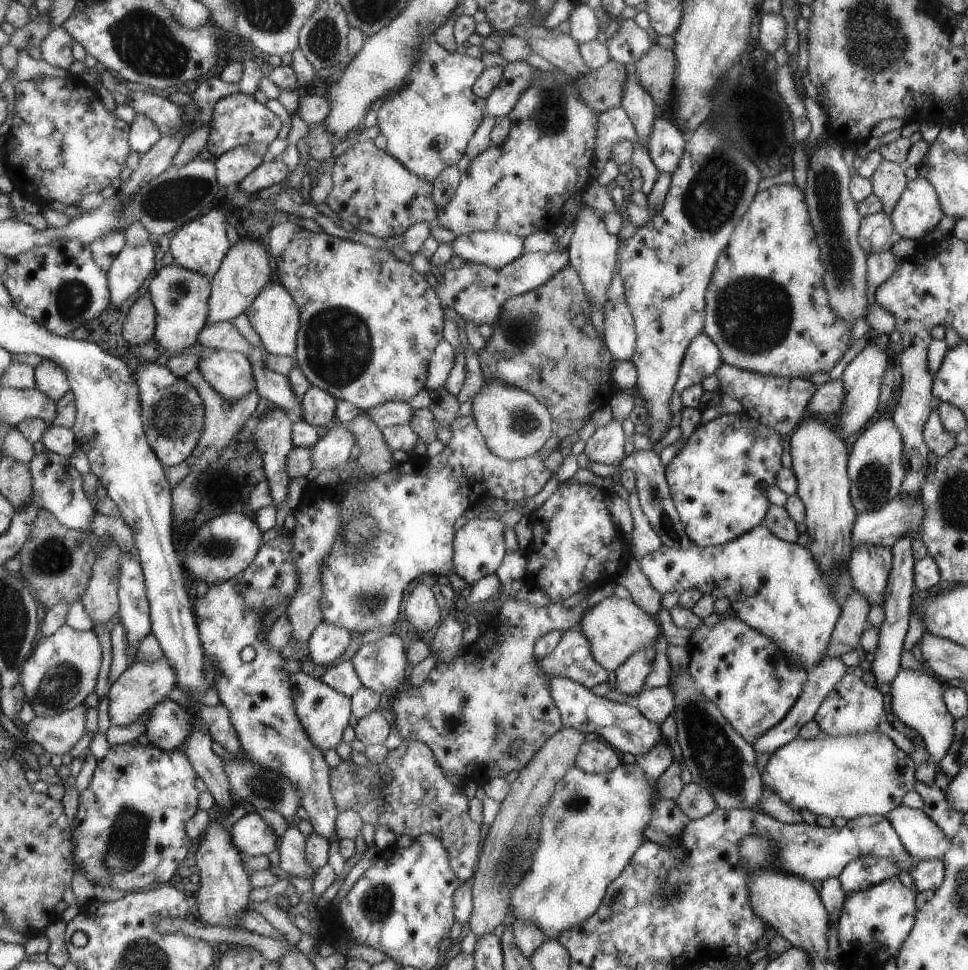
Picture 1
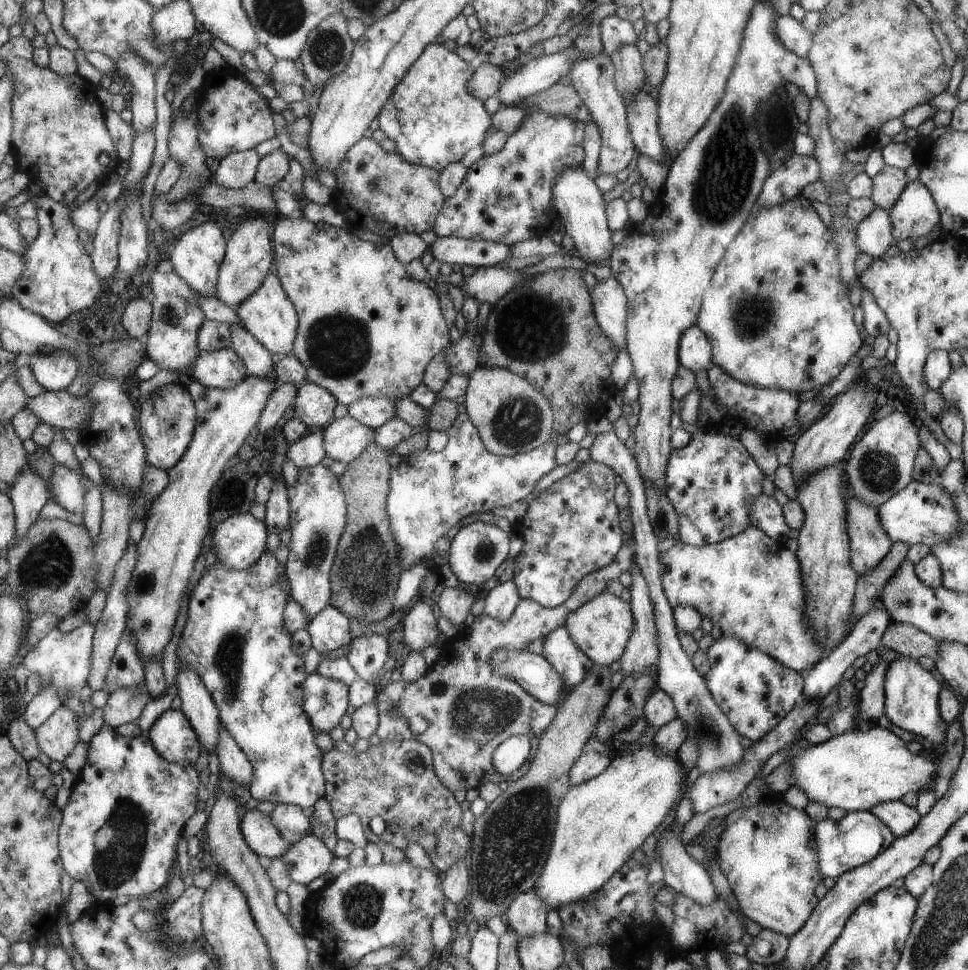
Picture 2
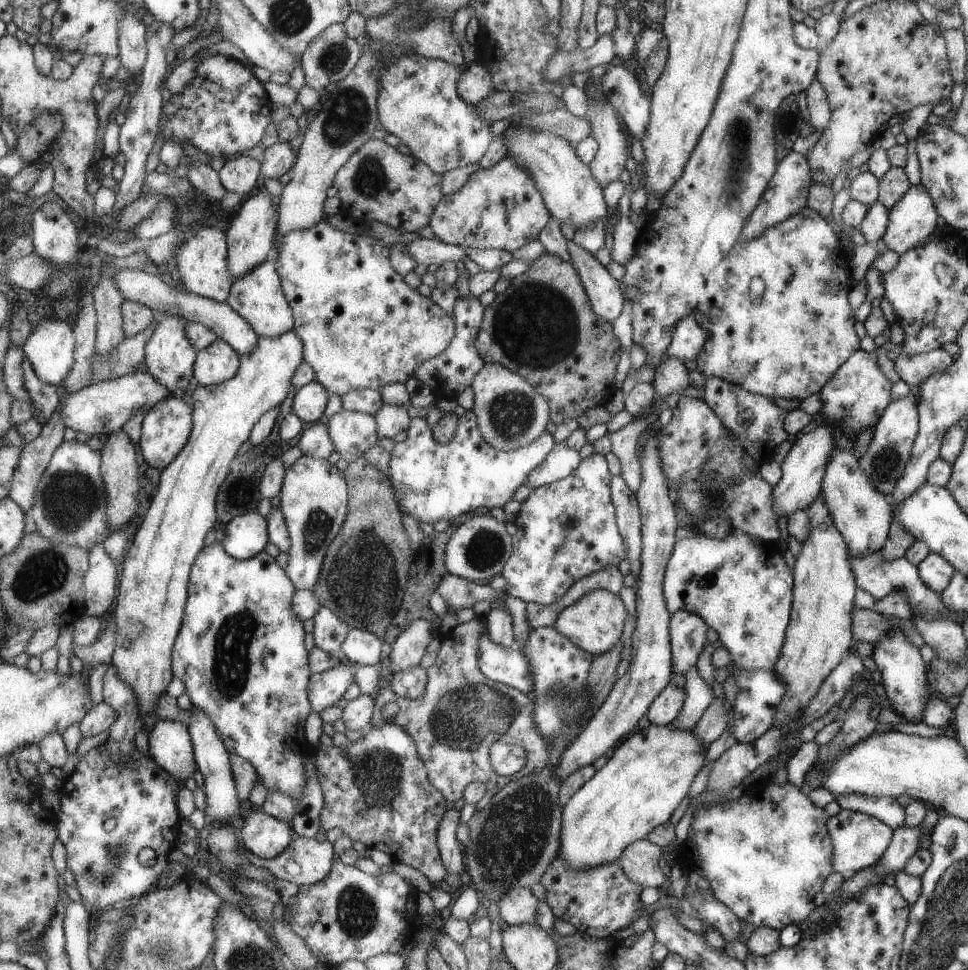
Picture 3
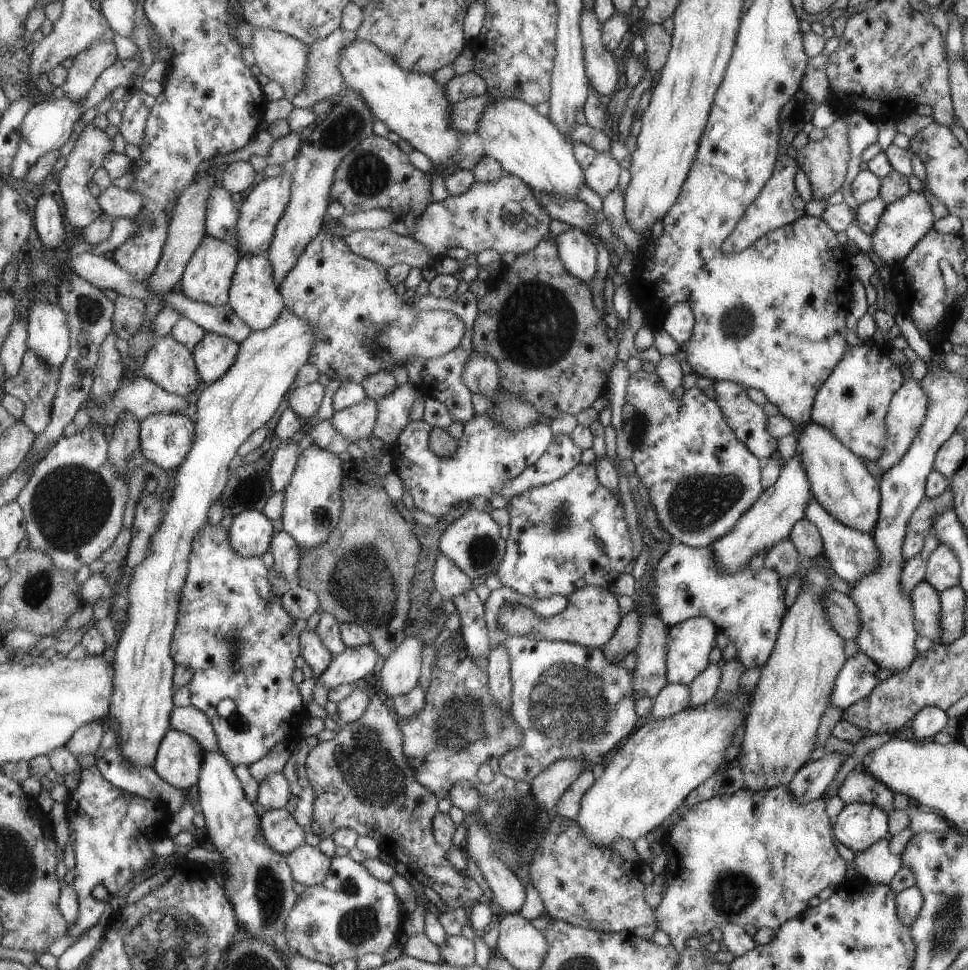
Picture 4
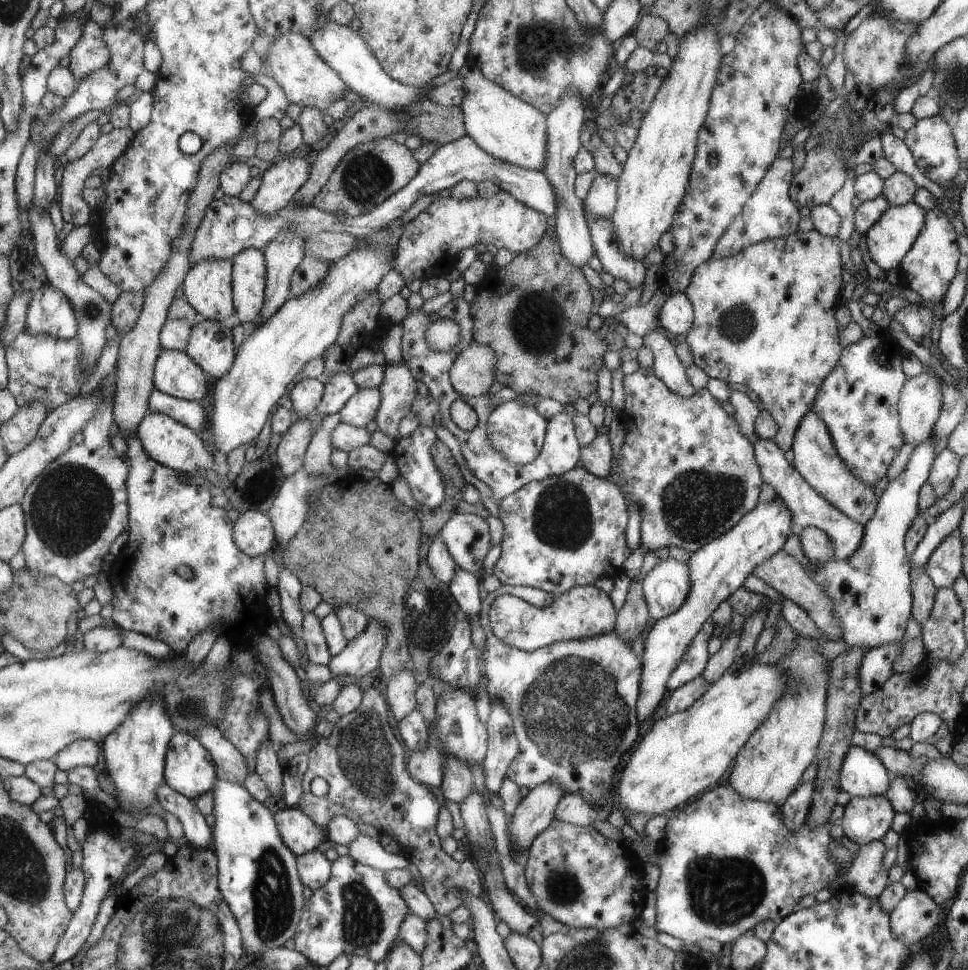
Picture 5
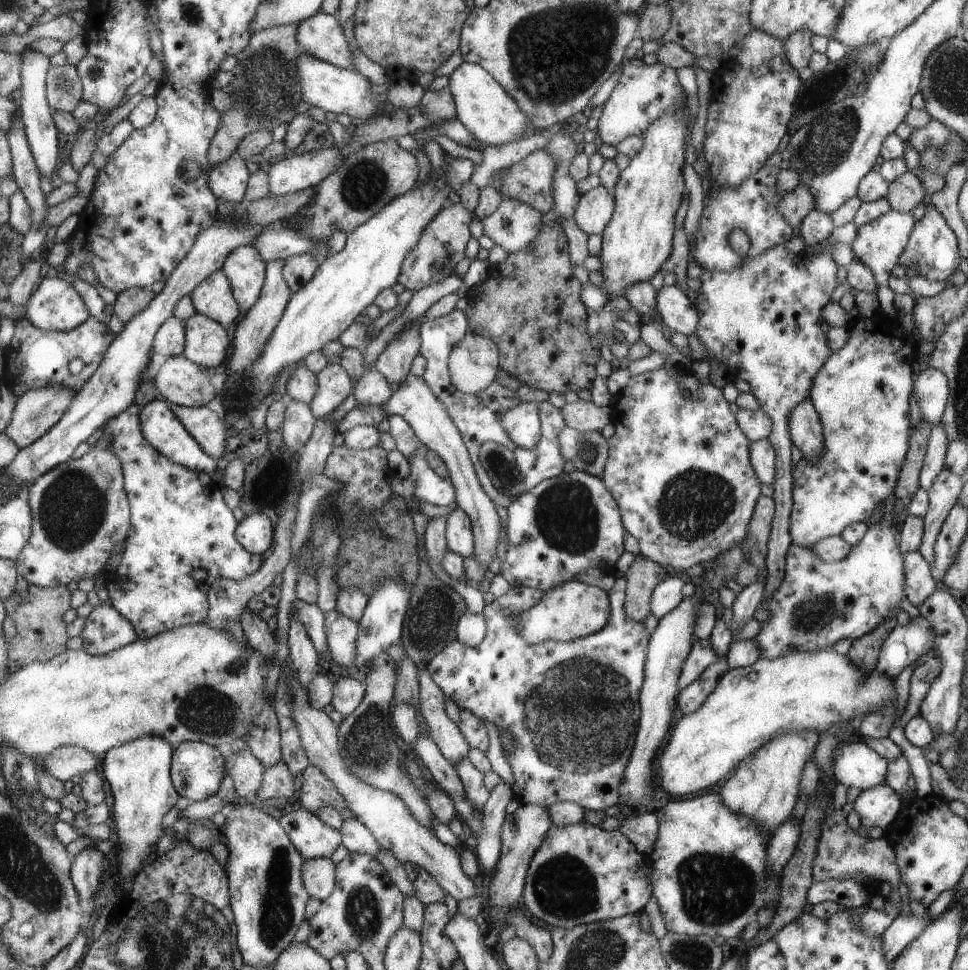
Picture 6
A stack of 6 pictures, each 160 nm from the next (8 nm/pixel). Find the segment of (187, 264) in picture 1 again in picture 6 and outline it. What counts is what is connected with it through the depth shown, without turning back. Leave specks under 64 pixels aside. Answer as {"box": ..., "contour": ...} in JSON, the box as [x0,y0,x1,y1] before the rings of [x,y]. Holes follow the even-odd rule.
{"box":[190,269,241,328],"contour":[[[224,269],[207,276],[190,295],[199,314],[209,316],[222,326],[228,328],[241,316],[232,283]]]}

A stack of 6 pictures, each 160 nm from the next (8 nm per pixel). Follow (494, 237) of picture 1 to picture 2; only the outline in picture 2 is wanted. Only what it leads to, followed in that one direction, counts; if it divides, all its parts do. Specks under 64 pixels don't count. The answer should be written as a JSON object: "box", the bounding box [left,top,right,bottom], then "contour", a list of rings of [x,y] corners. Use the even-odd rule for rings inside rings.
{"box":[430,237,512,267],"contour":[[[438,237],[430,245],[433,257],[440,262],[459,266],[495,267],[512,256],[512,247],[493,241]]]}

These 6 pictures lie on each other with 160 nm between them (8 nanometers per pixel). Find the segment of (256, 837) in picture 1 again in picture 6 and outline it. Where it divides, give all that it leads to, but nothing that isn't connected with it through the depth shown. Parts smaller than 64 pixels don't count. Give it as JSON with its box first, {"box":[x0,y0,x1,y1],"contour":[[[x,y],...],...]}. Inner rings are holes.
{"box":[280,807,343,861],"contour":[[[302,807],[280,818],[304,861],[313,858],[332,858],[335,850],[342,846],[343,834],[328,826],[318,814],[312,814]]]}

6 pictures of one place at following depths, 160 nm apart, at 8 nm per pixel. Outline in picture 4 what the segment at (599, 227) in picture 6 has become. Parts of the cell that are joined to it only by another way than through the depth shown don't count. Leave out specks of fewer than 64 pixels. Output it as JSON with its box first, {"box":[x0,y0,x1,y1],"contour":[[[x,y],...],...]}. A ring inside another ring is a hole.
{"box":[584,152,620,198],"contour":[[[599,152],[584,171],[585,185],[603,198],[617,187],[620,171],[619,162],[613,160],[607,152]]]}

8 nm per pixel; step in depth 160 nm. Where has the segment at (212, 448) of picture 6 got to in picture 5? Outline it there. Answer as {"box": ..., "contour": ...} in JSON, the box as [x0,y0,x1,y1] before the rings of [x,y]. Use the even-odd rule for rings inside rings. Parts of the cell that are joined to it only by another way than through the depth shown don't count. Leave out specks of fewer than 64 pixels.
{"box":[149,388,209,436],"contour":[[[157,388],[149,398],[149,412],[169,415],[177,422],[193,428],[199,436],[201,436],[199,431],[203,432],[205,426],[209,426],[209,414],[199,402],[169,396]]]}

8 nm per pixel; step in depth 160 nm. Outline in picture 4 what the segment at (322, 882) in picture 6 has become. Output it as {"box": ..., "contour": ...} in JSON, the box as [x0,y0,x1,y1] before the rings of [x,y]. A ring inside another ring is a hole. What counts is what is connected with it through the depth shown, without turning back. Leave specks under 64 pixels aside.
{"box":[285,844,332,887],"contour":[[[303,844],[293,853],[285,855],[297,883],[306,887],[321,884],[331,871],[332,859],[318,847]]]}

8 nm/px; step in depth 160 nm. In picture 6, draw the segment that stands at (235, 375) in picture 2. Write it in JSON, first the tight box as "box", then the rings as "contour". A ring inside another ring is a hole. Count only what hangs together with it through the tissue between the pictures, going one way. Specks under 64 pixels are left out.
{"box":[184,314,231,368],"contour":[[[195,314],[186,324],[186,348],[184,356],[202,368],[226,365],[231,357],[231,338],[227,327],[216,320]]]}

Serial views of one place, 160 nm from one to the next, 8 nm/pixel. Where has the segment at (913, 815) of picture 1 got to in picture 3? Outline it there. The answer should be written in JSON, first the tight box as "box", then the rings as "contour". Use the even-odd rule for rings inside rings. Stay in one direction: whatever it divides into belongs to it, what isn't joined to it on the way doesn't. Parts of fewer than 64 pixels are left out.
{"box":[835,794,905,829],"contour":[[[845,794],[835,799],[841,809],[858,811],[880,820],[895,829],[903,826],[905,810],[891,797]]]}

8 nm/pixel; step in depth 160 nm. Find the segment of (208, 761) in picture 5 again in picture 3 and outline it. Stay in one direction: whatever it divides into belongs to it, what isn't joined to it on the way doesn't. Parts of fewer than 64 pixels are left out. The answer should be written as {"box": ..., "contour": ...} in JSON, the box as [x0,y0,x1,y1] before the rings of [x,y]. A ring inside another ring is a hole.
{"box":[148,718,198,780],"contour":[[[169,718],[157,719],[155,727],[148,734],[150,744],[150,754],[157,760],[157,763],[175,778],[187,780],[197,773],[198,763],[196,758],[196,748],[189,731],[189,726],[185,722],[169,720]]]}

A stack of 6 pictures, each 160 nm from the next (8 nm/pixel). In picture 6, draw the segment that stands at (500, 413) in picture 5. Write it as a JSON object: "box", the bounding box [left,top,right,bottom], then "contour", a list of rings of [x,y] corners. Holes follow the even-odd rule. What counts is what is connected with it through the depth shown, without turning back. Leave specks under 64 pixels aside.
{"box":[503,402,540,450],"contour":[[[524,402],[513,406],[503,416],[503,426],[513,442],[523,450],[531,450],[540,440],[540,415],[537,403]]]}

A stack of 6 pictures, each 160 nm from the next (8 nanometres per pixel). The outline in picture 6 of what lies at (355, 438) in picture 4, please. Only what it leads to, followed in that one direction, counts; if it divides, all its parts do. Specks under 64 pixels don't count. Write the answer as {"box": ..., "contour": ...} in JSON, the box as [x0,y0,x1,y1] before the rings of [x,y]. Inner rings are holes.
{"box":[354,370,393,408],"contour":[[[369,370],[356,385],[354,391],[357,398],[357,408],[373,408],[373,406],[382,406],[393,396],[391,384],[385,376],[376,370]]]}

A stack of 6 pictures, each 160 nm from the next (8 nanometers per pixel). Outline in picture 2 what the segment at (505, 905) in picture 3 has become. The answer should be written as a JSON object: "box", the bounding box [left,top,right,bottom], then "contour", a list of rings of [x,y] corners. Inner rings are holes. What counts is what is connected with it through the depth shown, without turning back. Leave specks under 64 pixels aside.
{"box":[503,890,549,937],"contour":[[[531,890],[518,894],[503,917],[519,937],[533,936],[545,930],[545,917],[549,908]]]}

